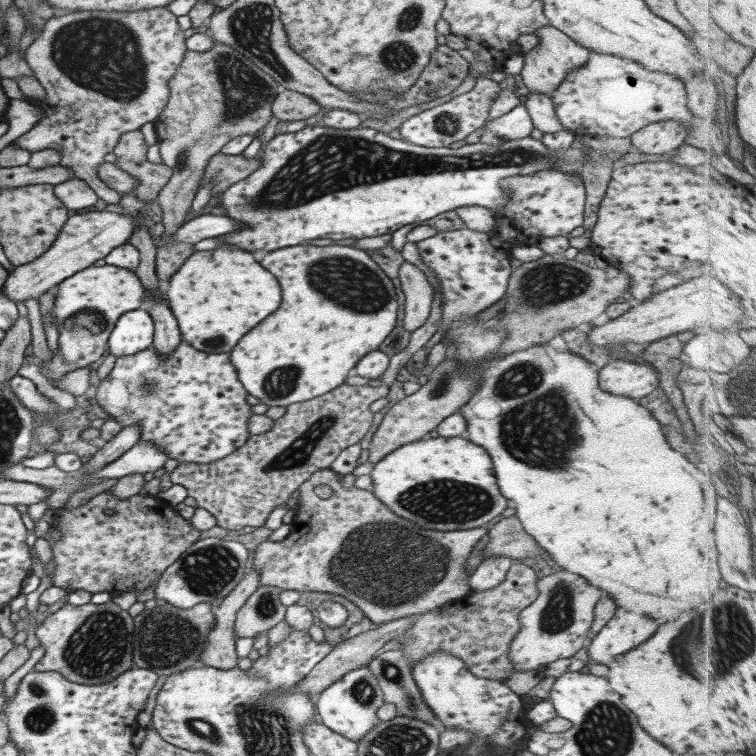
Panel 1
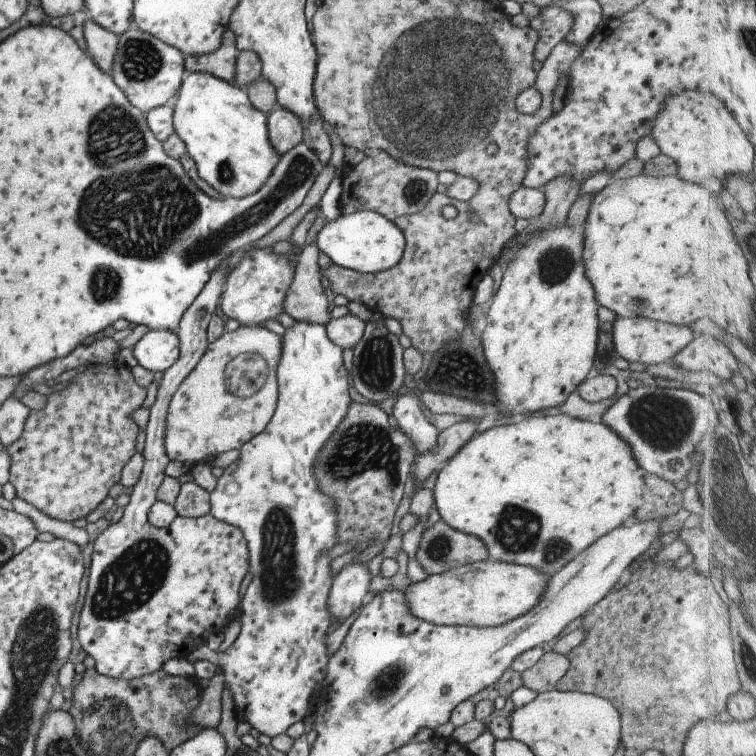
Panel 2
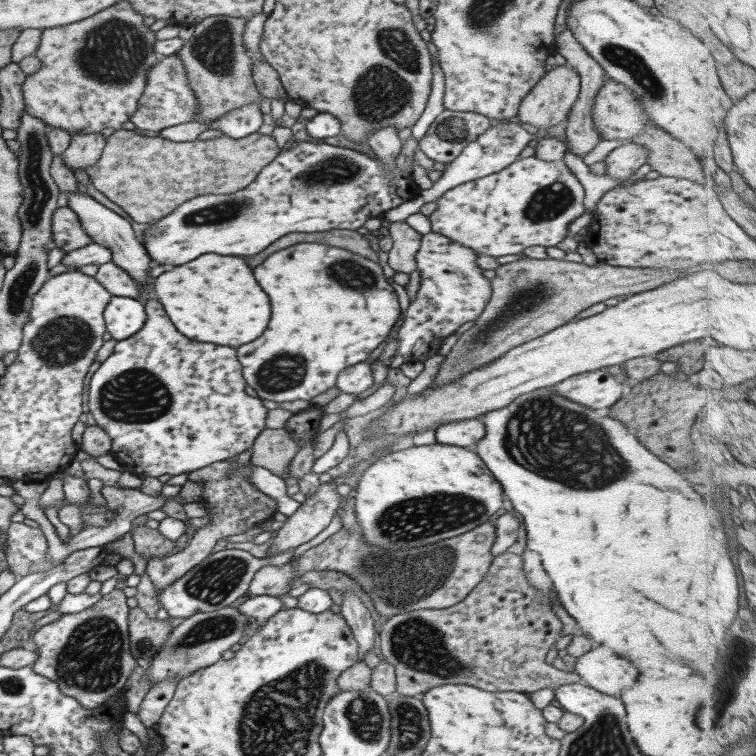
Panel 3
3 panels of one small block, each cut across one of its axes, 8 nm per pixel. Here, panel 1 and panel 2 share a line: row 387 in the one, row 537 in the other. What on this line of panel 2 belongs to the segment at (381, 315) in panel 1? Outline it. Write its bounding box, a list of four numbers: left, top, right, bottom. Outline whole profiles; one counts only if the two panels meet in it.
[186,320,351,738]

